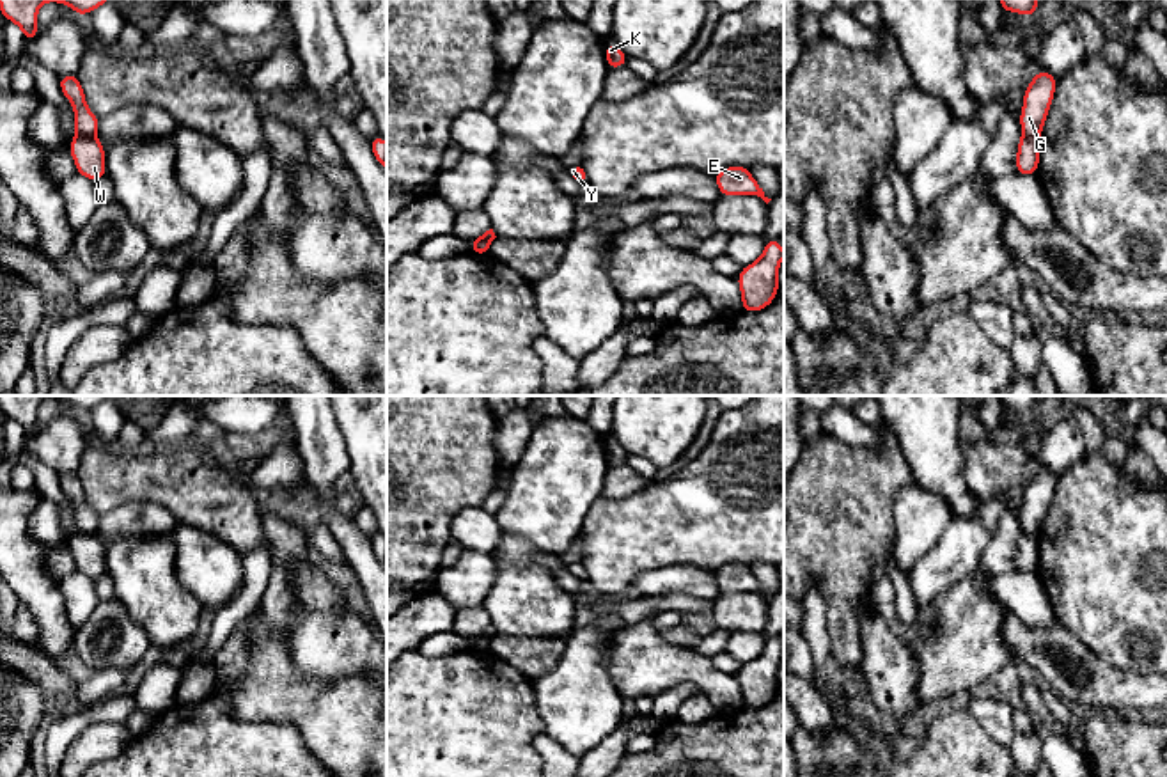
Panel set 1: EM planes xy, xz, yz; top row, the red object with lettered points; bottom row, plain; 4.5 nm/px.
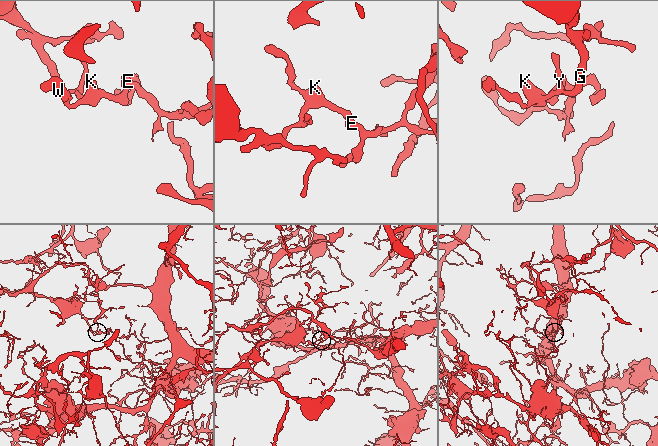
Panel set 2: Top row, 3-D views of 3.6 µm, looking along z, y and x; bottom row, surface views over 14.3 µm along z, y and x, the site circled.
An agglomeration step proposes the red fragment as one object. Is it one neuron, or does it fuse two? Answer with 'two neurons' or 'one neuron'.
two neurons

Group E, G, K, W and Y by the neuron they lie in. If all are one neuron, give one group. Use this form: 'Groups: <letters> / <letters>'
Groups: E K W Y / G

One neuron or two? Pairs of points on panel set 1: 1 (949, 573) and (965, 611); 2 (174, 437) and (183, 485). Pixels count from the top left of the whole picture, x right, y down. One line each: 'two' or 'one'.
1: two
2: two

